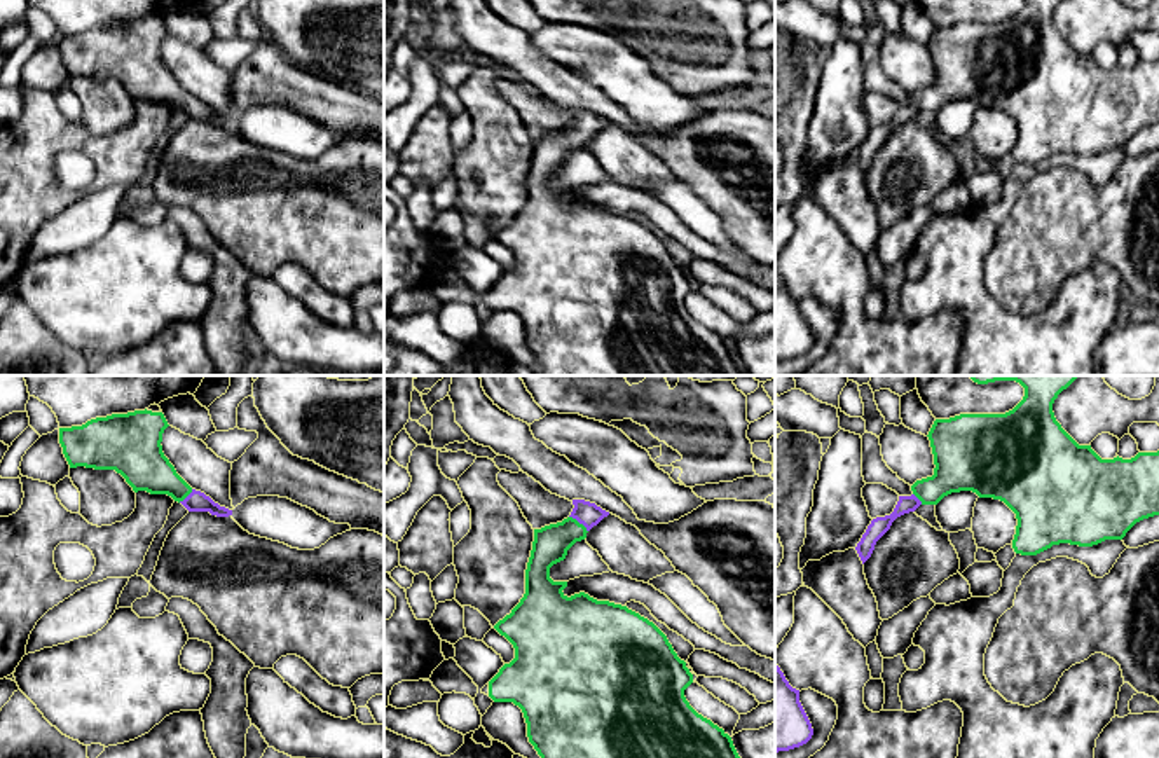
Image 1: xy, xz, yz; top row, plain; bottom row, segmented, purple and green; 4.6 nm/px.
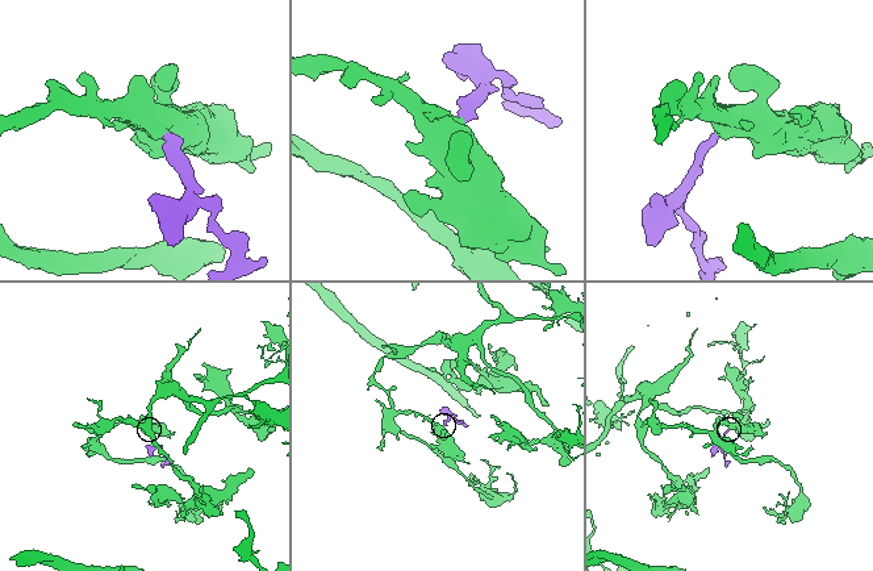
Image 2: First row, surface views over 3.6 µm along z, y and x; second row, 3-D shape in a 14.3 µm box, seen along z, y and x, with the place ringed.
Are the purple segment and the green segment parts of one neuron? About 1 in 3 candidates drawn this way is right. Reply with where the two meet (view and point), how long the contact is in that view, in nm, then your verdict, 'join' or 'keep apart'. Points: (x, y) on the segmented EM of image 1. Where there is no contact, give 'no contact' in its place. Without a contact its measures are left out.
meets purple in xz at (580, 523); contact 120 nm long; join

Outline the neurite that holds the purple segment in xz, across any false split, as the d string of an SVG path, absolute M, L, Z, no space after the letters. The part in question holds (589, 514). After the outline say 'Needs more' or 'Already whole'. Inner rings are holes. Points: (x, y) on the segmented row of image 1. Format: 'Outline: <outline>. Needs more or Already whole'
Outline: M573 500L573 505L571 515L562 522L534 529L525 594L494 625L513 644L515 658L489 681L489 697L522 709L529 742L541 758L740 758L731 737L686 700L684 690L693 683L693 674L653 622L627 606L597 601L585 592L567 597L562 592L567 582L550 578L550 568L564 561L567 550L609 515L585 500Z. Needs more

